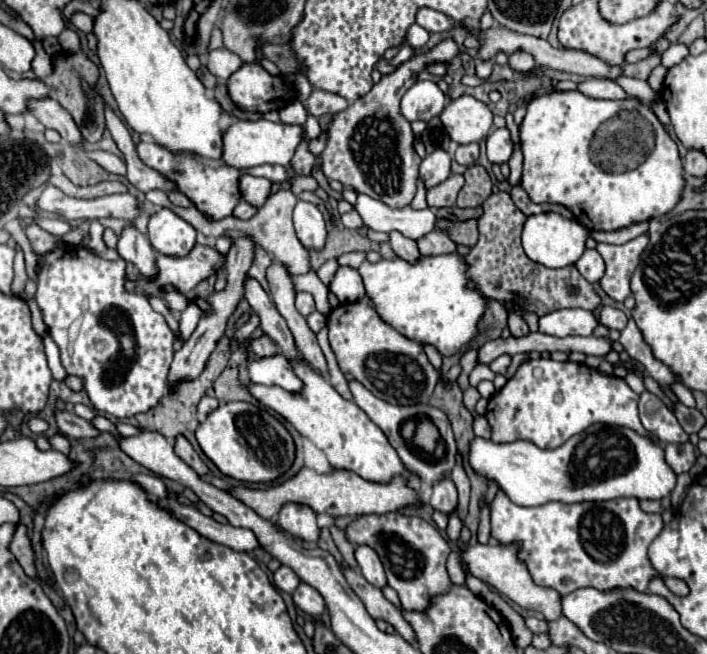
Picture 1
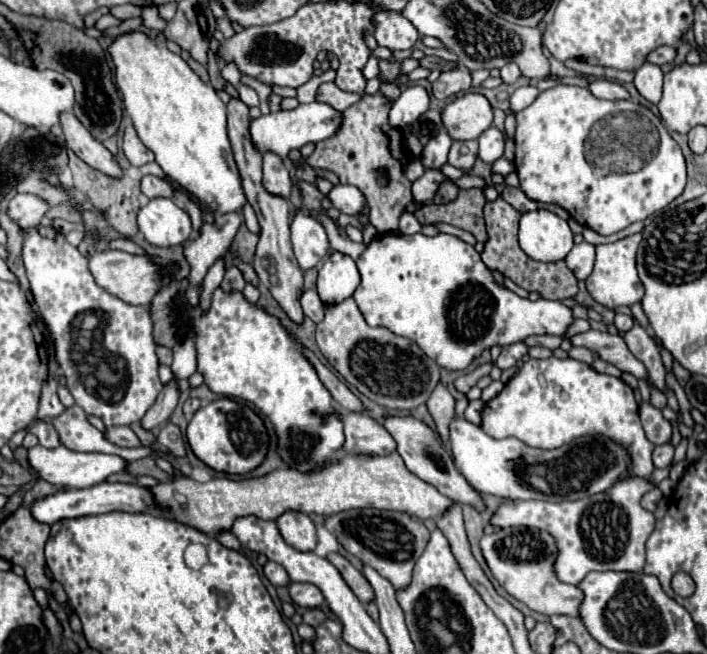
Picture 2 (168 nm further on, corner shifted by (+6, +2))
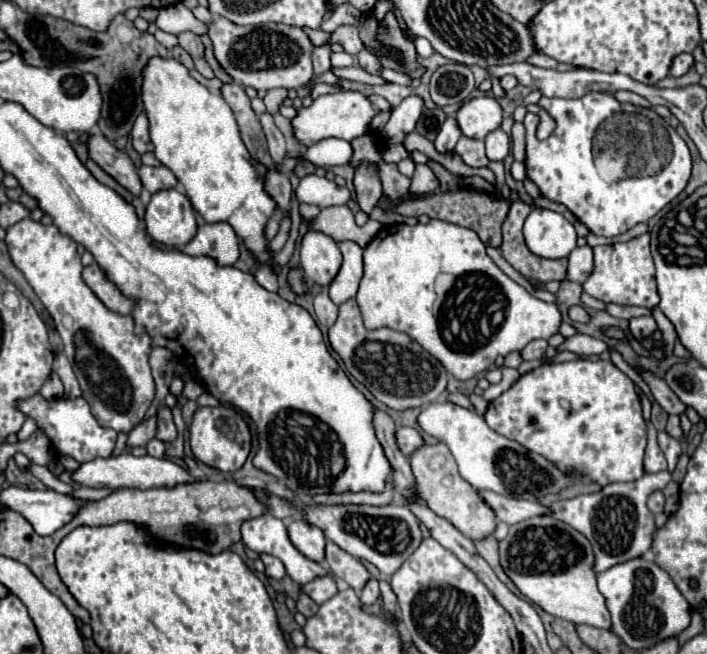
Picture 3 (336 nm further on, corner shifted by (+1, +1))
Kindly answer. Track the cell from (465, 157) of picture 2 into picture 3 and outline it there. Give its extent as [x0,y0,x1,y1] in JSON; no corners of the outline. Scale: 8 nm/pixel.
[456,136,488,168]

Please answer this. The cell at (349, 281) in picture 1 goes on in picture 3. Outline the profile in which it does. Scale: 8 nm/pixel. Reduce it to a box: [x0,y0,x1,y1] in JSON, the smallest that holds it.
[328,242,364,306]

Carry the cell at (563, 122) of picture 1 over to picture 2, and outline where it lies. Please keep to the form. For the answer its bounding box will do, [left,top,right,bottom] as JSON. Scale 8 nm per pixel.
[515,85,687,235]

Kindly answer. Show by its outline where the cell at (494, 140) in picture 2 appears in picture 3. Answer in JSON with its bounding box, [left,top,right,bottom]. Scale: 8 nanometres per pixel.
[486,130,510,160]

